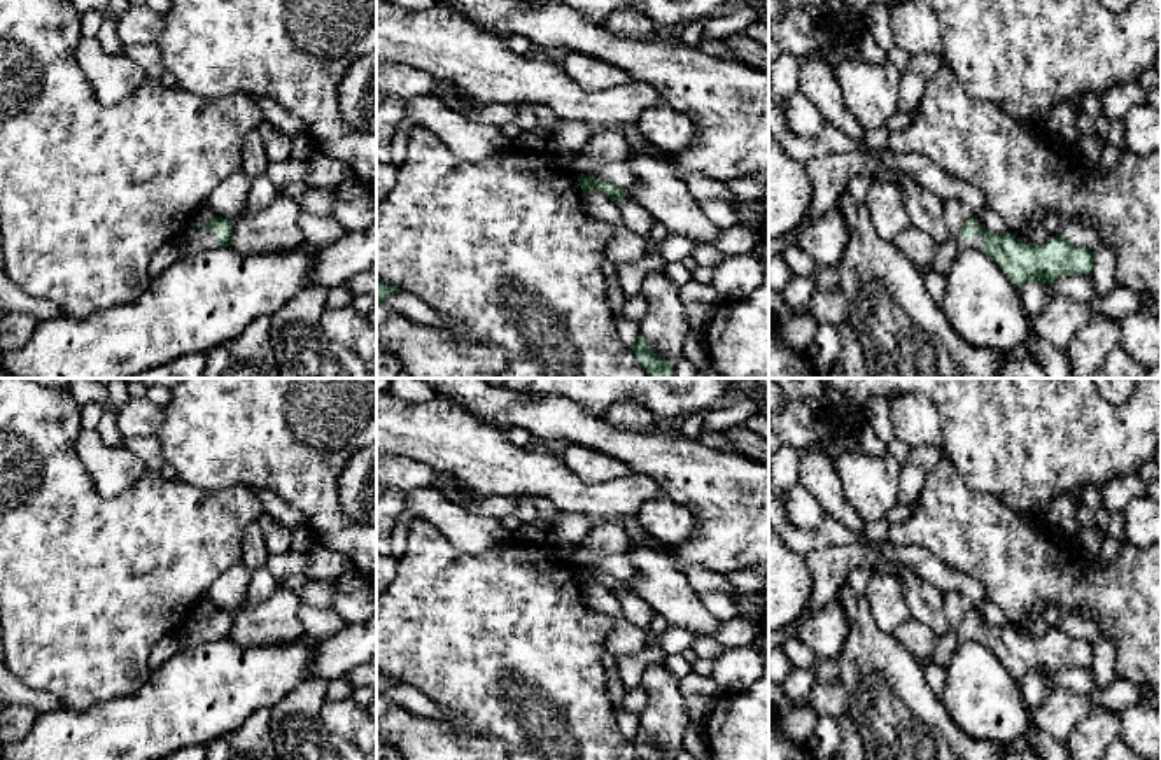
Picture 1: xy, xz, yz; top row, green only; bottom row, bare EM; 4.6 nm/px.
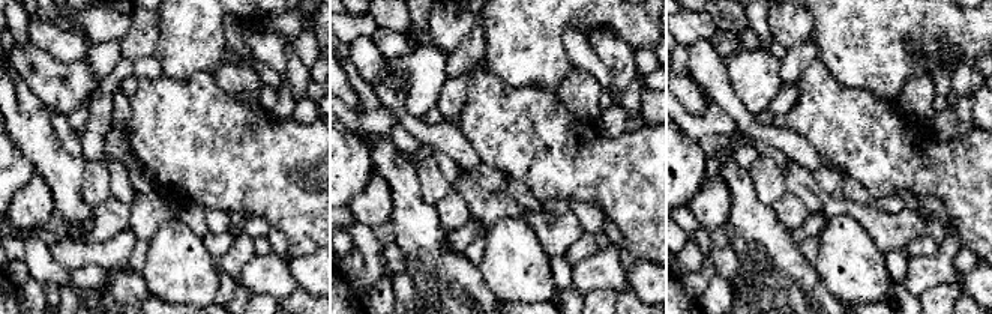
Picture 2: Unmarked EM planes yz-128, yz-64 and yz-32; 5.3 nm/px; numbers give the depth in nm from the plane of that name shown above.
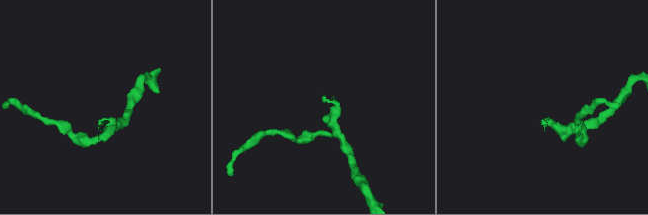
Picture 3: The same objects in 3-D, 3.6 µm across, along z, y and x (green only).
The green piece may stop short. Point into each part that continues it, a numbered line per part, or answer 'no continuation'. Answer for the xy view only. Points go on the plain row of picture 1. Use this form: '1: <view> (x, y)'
1: xy (195, 631)

